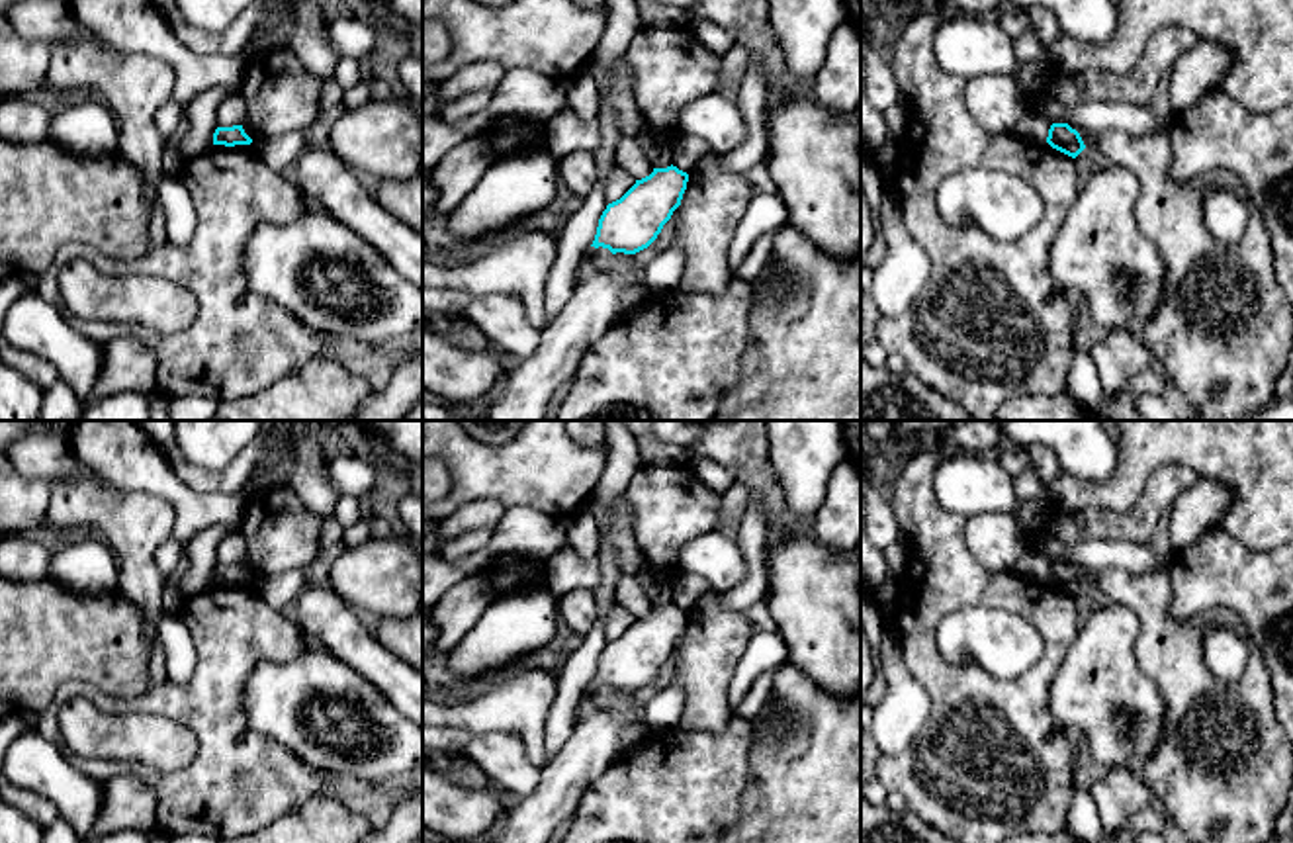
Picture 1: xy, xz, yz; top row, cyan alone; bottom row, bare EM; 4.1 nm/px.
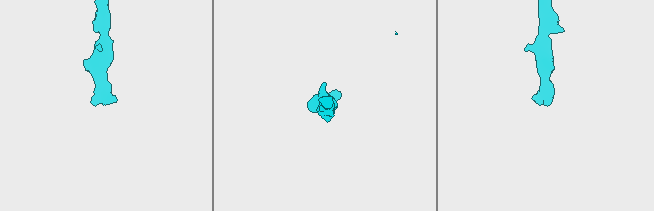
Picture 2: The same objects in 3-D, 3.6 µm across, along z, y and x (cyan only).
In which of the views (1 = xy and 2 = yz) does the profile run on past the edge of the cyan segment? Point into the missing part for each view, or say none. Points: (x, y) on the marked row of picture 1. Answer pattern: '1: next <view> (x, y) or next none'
1: next none
2: next none

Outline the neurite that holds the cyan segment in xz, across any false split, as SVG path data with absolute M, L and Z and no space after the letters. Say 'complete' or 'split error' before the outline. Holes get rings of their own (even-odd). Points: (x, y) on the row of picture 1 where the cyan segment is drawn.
complete; M677 166L653 168L616 201L608 203L591 246L612 254L636 254L647 248L673 211L681 205L689 174Z

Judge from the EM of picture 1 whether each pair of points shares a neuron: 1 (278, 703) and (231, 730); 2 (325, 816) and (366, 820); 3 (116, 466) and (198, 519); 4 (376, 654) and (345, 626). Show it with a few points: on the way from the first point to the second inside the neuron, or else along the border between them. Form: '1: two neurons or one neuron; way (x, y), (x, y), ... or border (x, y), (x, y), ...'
1: two neurons; border (249, 673), (241, 709), (259, 732), (286, 748)
2: one neuron; way (335, 820), (356, 820)
3: one neuron; way (137, 466), (159, 478), (178, 497)
4: one neuron; way (368, 654), (349, 634)

